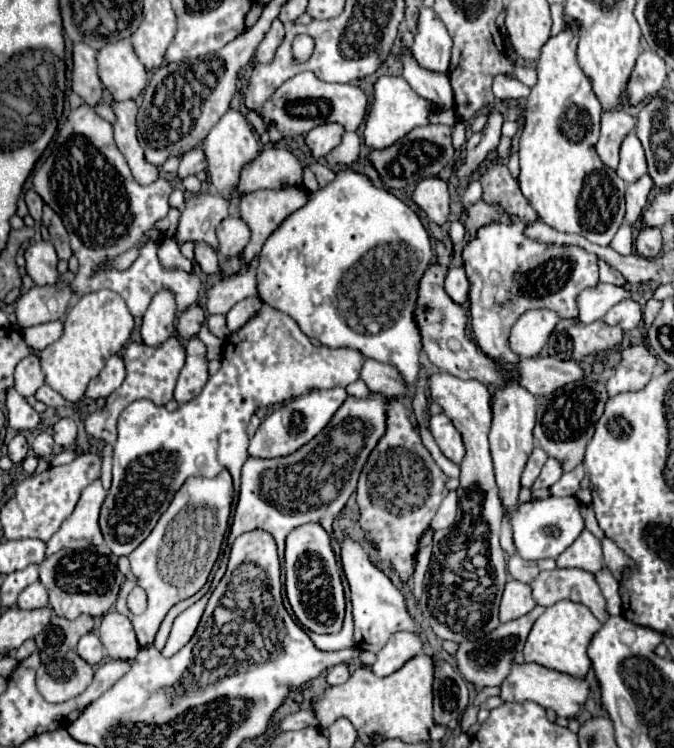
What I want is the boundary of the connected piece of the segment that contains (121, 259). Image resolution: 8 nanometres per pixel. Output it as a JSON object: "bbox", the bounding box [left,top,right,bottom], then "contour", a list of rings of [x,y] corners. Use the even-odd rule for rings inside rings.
{"bbox":[112,250,138,270],"contour":[[[128,250],[126,254],[118,256],[118,258],[112,262],[112,266],[118,268],[118,270],[124,270],[124,268],[128,268],[128,266],[136,260],[136,256],[138,256],[138,250]]]}

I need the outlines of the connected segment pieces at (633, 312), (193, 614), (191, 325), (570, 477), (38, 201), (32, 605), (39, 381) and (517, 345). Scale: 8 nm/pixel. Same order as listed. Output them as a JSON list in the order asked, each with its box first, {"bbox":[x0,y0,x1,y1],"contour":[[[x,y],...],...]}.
[{"bbox":[604,298,642,332],"contour":[[[632,298],[622,300],[620,304],[616,304],[608,310],[608,314],[604,316],[604,322],[610,326],[620,326],[624,332],[630,332],[630,330],[638,328],[642,322],[640,304]]]},{"bbox":[162,592,210,658],"contour":[[[206,592],[196,604],[192,604],[188,610],[184,610],[176,620],[174,620],[174,626],[172,626],[172,632],[170,632],[170,638],[162,650],[162,654],[166,658],[174,656],[178,650],[182,650],[190,638],[194,636],[196,628],[198,628],[198,622],[204,614],[204,608],[206,608],[206,602],[210,598],[210,592]]]},{"bbox":[176,304,204,340],"contour":[[[192,304],[186,312],[180,314],[178,324],[176,324],[176,332],[182,340],[190,340],[200,332],[202,322],[204,322],[204,310],[198,304]]]},{"bbox":[552,464,586,496],"contour":[[[580,464],[578,468],[574,468],[572,472],[566,472],[552,488],[552,496],[574,496],[578,490],[580,490],[580,480],[584,478],[586,474],[586,468],[584,464]]]},{"bbox":[26,190,44,222],"contour":[[[28,190],[28,192],[26,192],[26,204],[28,204],[30,216],[32,216],[36,222],[40,222],[40,220],[42,220],[42,206],[44,206],[42,198],[40,198],[34,190]]]},{"bbox":[18,582,50,610],"contour":[[[40,582],[30,584],[18,596],[18,608],[22,608],[22,610],[38,610],[38,608],[46,608],[48,604],[50,604],[48,592]]]},{"bbox":[14,354,44,398],"contour":[[[36,354],[26,356],[14,372],[14,388],[24,396],[24,398],[32,398],[36,394],[36,390],[44,384],[44,374],[40,370],[40,360]]]},{"bbox":[510,310,558,358],"contour":[[[552,310],[524,312],[510,332],[510,350],[520,358],[532,358],[542,352],[550,332],[558,324],[558,316]]]}]

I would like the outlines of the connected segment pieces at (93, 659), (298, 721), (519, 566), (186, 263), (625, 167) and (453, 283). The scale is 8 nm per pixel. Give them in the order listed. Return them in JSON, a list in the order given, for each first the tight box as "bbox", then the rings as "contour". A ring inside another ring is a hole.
[{"bbox":[76,632,104,666],"contour":[[[90,632],[90,634],[86,634],[86,636],[80,638],[80,642],[78,642],[78,646],[76,646],[76,652],[78,652],[78,656],[82,656],[82,660],[86,660],[90,666],[96,666],[96,664],[100,664],[100,662],[104,660],[102,642],[100,642],[100,638],[98,638],[94,632]]]},{"bbox":[278,710,322,732],"contour":[[[300,710],[296,714],[290,714],[284,718],[284,722],[280,722],[280,730],[278,732],[286,732],[286,730],[302,730],[302,728],[322,728],[318,724],[318,720],[314,720],[314,714],[310,710]]]},{"bbox":[508,554,556,582],"contour":[[[518,554],[510,556],[510,560],[508,560],[508,572],[512,574],[514,580],[520,580],[520,582],[530,582],[530,580],[534,580],[534,576],[538,576],[538,572],[552,570],[552,568],[556,568],[554,560],[528,562],[528,560],[520,558]]]},{"bbox":[158,238,192,272],"contour":[[[174,238],[162,240],[160,250],[158,250],[158,258],[160,258],[162,266],[166,266],[166,268],[180,268],[180,270],[186,270],[186,272],[192,270],[192,262],[182,256],[180,244]]]},{"bbox":[618,132,646,184],"contour":[[[634,132],[626,136],[620,148],[620,166],[618,166],[618,176],[626,182],[632,184],[638,180],[638,176],[646,174],[646,158],[640,140],[636,138]]]},{"bbox":[446,266,468,304],"contour":[[[454,266],[448,270],[446,276],[446,294],[456,302],[464,304],[468,300],[468,280],[462,266]]]}]

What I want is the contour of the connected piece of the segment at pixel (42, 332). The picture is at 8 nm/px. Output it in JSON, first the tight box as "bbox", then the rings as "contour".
{"bbox":[22,320,64,352],"contour":[[[56,320],[56,322],[48,322],[48,324],[40,324],[40,326],[26,328],[26,330],[22,330],[22,336],[24,336],[26,344],[34,352],[40,352],[46,346],[54,344],[62,336],[62,332],[64,332],[64,322]]]}

